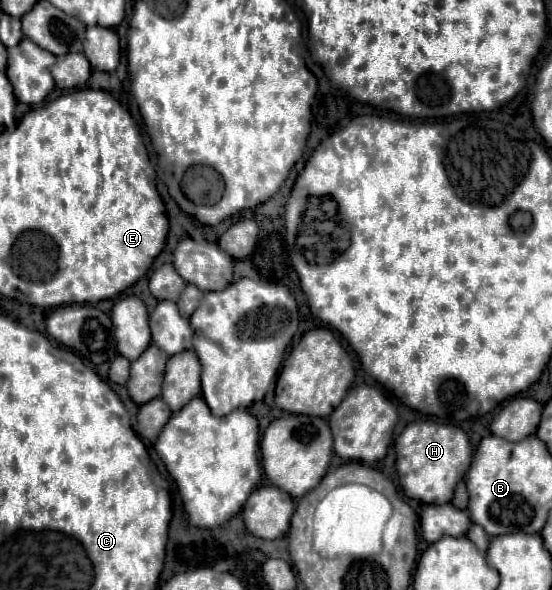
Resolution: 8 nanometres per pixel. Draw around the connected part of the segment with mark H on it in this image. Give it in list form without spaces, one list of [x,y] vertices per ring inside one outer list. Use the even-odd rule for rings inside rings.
[[[429,420],[411,422],[395,440],[397,474],[405,496],[421,500],[425,504],[447,504],[453,498],[455,486],[463,480],[471,464],[471,444],[467,434],[449,424],[437,424]]]

